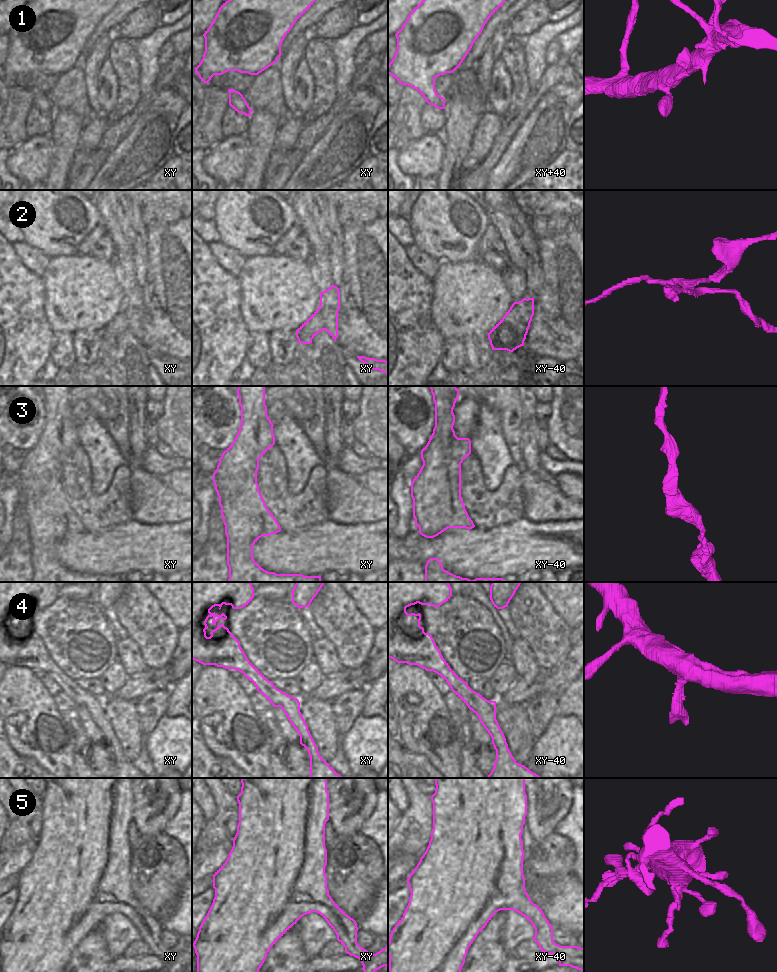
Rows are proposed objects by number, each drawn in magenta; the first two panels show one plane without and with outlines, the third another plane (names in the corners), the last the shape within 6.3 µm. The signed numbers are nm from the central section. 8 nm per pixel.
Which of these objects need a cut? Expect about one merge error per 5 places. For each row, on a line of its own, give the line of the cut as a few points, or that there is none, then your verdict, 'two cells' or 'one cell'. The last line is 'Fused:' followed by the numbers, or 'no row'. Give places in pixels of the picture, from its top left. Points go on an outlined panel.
1: no cut | one cell
2: xy (319, 307), (326, 329) | two cells
3: no cut | one cell
4: no cut | one cell
5: no cut | one cell
Fused: 2

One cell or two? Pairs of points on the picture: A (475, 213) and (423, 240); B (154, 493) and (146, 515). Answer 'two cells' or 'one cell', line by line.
A: one cell
B: one cell

